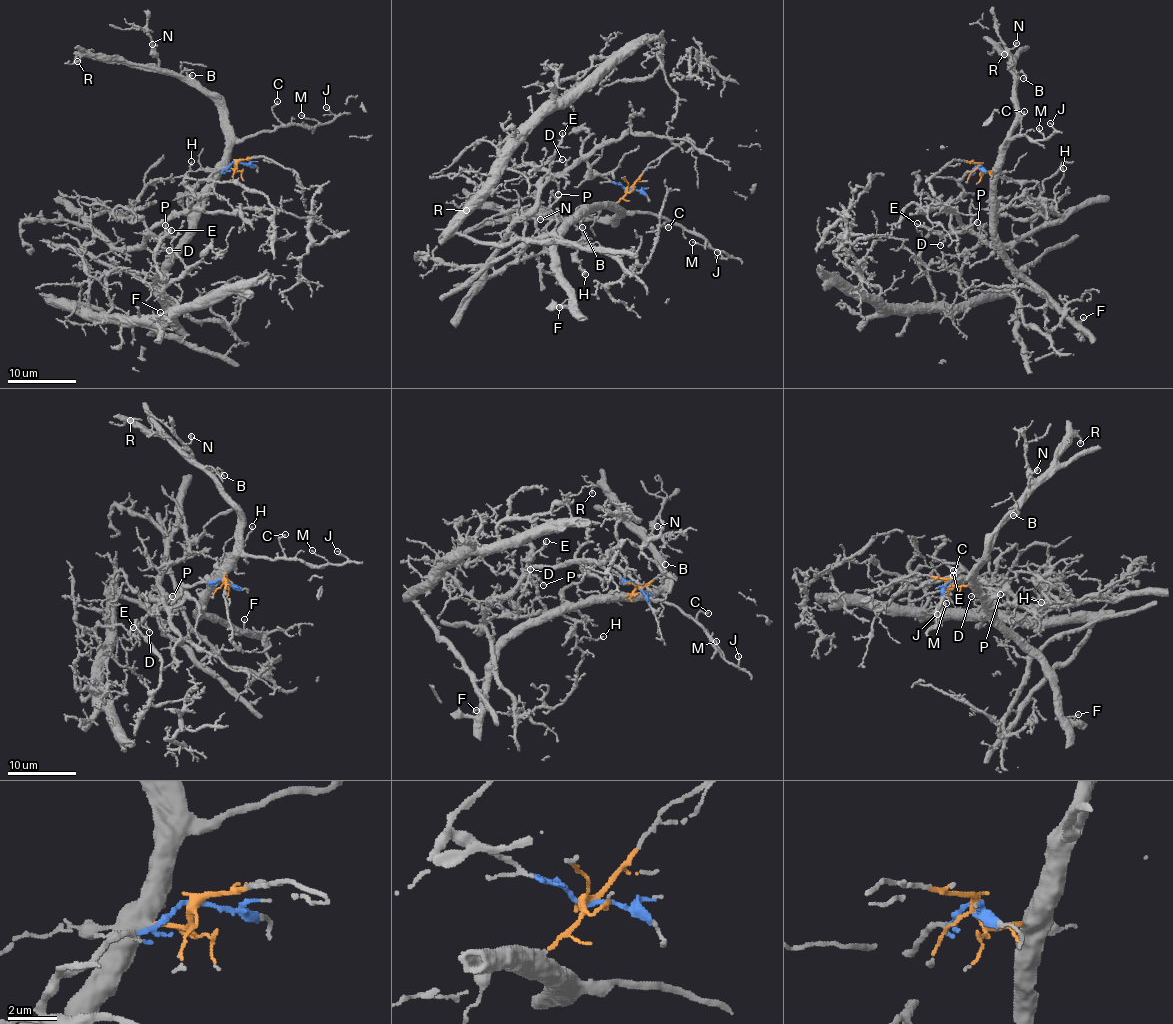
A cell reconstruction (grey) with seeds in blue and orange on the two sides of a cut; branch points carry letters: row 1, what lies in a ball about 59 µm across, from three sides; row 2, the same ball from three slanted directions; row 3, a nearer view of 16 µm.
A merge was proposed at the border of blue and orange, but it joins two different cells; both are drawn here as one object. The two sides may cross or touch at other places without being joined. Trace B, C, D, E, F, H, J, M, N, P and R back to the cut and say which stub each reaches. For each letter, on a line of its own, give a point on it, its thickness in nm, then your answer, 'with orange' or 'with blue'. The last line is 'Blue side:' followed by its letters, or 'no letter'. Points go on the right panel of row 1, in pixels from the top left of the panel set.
B: place (1023, 78); calibre 110 nm; with orange
C: place (1024, 111); calibre 100 nm; with orange
D: place (940, 245); calibre 110 nm; with blue
E: place (917, 223); calibre 170 nm; with blue
F: place (1083, 317); calibre 100 nm; with orange
H: place (1063, 168); calibre 120 nm; with orange
J: place (1050, 123); calibre 100 nm; with orange
M: place (1039, 128); calibre 130 nm; with orange
N: place (1016, 43); calibre 140 nm; with orange
P: place (977, 222); calibre 170 nm; with blue
R: place (1004, 54); calibre 130 nm; with orange
Blue side: D, E, P

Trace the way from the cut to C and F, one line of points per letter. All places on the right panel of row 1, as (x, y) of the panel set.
C: (980, 166), (985, 172), (995, 167), (1004, 142), (1019, 134), (1024, 111)
F: (980, 166), (985, 172), (991, 172), (992, 234), (1000, 254), (1074, 321), (1079, 322), (1084, 317)

